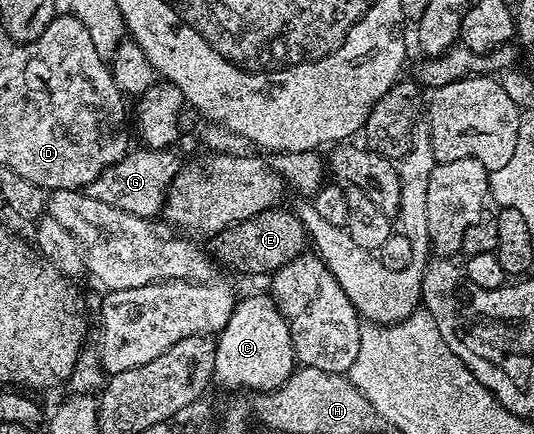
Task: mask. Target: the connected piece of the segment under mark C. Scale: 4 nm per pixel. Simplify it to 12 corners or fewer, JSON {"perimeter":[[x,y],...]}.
{"perimeter":[[266,293],[240,297],[215,343],[216,383],[276,390],[297,368]]}

